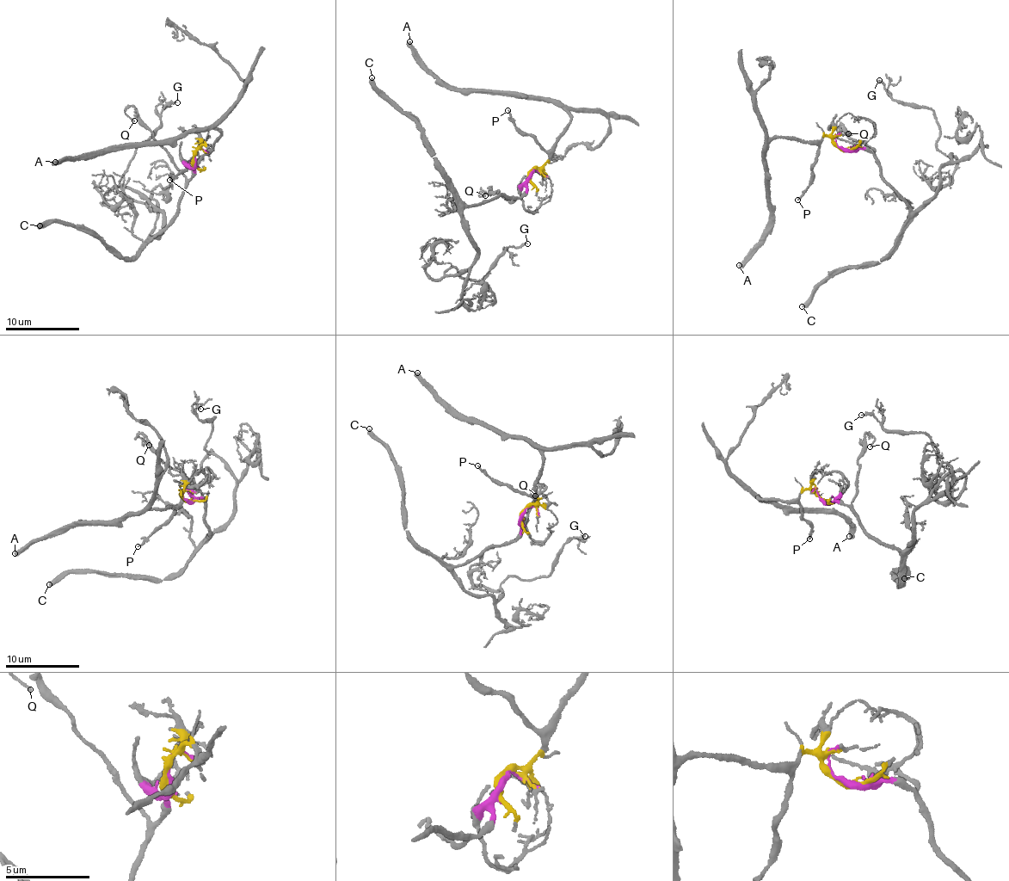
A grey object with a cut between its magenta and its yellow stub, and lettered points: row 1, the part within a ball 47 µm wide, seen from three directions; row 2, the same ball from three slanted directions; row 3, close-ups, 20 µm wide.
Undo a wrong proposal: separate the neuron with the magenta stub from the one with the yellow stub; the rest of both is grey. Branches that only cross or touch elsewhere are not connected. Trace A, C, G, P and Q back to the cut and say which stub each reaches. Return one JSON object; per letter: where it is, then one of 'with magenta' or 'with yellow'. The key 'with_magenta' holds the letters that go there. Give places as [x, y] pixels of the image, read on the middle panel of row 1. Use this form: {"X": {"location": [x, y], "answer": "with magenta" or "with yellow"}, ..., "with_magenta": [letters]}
{"A": {"location": [409, 41], "answer": "with yellow"}, "C": {"location": [372, 77], "answer": "with magenta"}, "G": {"location": [527, 243], "answer": "with magenta"}, "P": {"location": [507, 110], "answer": "with yellow"}, "Q": {"location": [485, 195], "answer": "with magenta"}, "with_magenta": ["C", "G", "Q"]}

